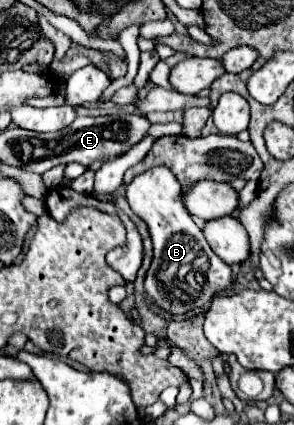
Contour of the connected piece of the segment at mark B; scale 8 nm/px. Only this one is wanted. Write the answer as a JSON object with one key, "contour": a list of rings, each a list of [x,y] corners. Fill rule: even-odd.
{"contour":[[[155,167],[155,169],[147,169],[147,173],[139,173],[129,185],[127,185],[127,199],[129,205],[133,209],[133,213],[137,213],[151,231],[153,237],[153,263],[147,271],[145,277],[145,289],[147,295],[165,311],[173,313],[173,315],[185,315],[187,311],[199,309],[203,305],[209,305],[211,297],[227,287],[231,287],[233,279],[231,279],[231,267],[225,265],[215,253],[213,249],[207,245],[203,231],[193,223],[189,211],[183,207],[183,203],[179,201],[179,193],[181,193],[181,185],[177,181],[177,177],[163,167]]]}

